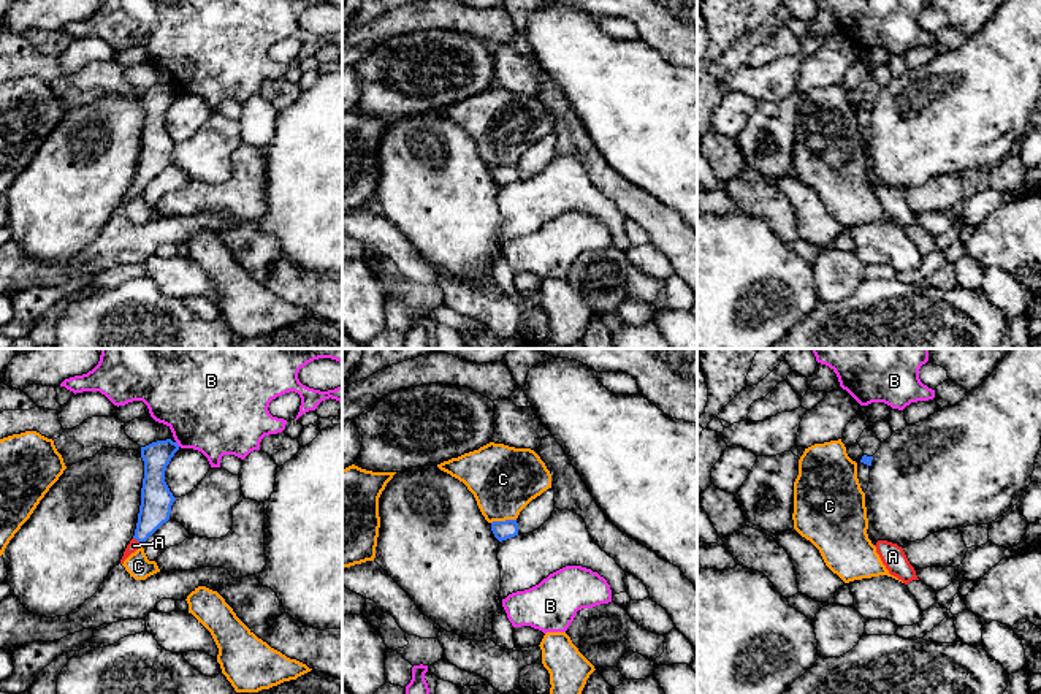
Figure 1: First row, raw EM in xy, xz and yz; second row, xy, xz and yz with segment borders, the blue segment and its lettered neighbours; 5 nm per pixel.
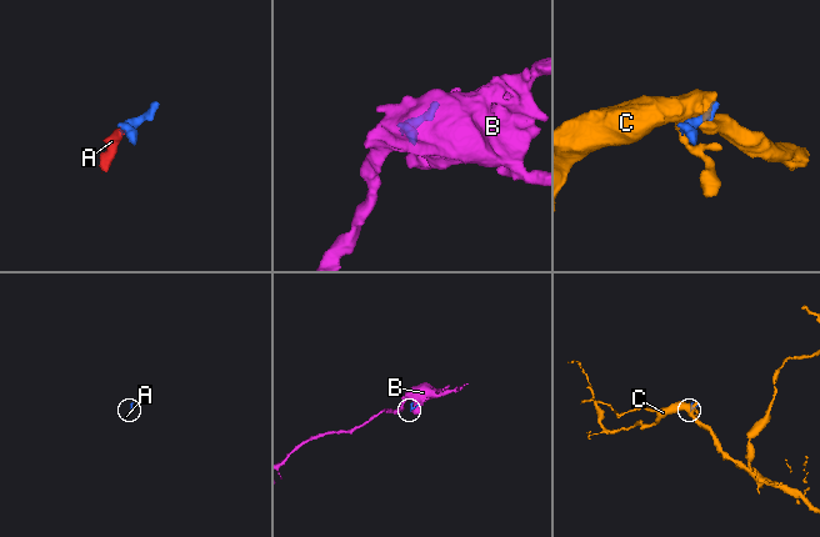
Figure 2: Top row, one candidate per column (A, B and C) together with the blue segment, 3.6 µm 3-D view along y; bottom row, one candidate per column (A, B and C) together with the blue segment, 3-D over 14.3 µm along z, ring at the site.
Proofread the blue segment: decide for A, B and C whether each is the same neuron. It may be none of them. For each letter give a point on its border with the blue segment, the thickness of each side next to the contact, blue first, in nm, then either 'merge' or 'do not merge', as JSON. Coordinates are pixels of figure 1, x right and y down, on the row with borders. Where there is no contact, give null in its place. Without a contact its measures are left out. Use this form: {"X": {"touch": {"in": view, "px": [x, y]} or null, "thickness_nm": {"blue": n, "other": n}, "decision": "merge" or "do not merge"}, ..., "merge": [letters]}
{"A": {"touch": {"in": "xy", "px": [138, 541]}, "thickness_nm": {"blue": 160, "other": 60}, "decision": "merge"}, "B": {"touch": {"in": "xy", "px": [176, 444]}, "thickness_nm": {"blue": 140, "other": 460}, "decision": "do not merge"}, "C": {"touch": {"in": "xz", "px": [503, 522]}, "thickness_nm": {"blue": 100, "other": 340}, "decision": "do not merge"}, "merge": ["A"]}

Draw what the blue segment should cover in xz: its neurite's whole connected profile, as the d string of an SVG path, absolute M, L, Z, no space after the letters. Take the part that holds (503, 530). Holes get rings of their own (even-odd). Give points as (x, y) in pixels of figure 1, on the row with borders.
M517 520L493 521L491 531L493 531L494 537L499 542L502 542L502 540L518 536L518 523L517 523Z

